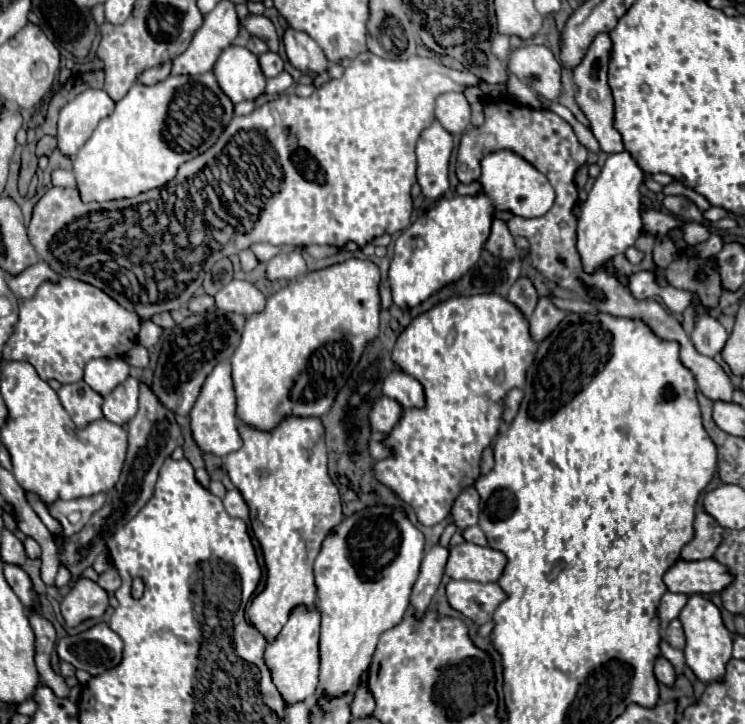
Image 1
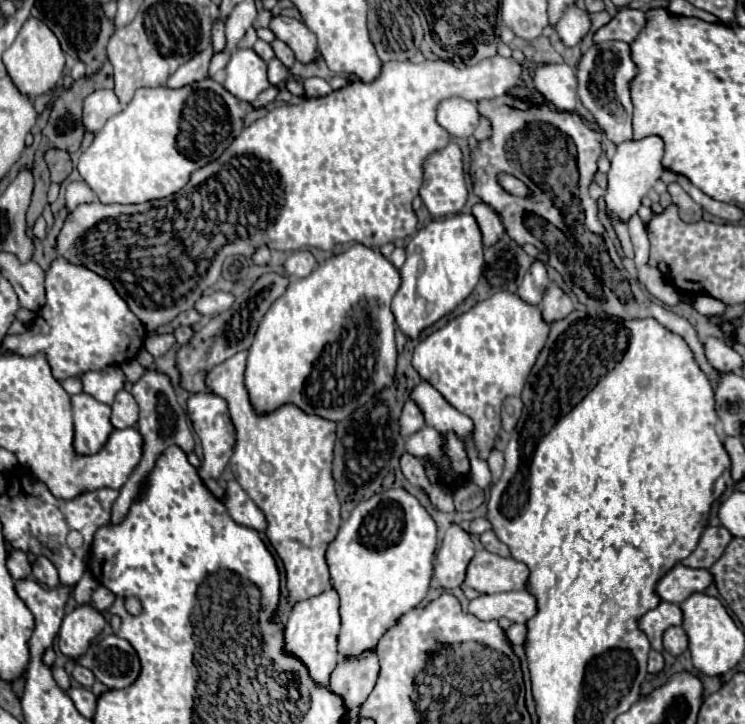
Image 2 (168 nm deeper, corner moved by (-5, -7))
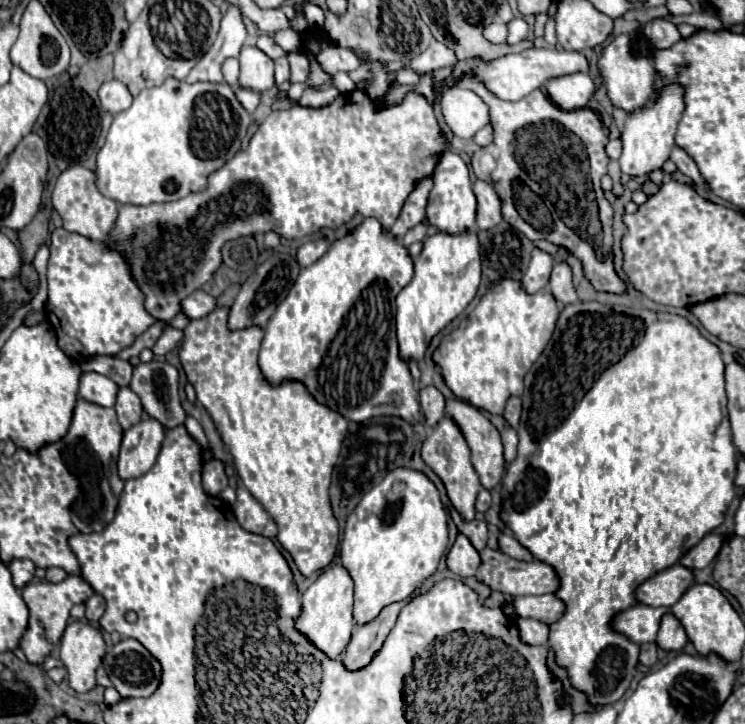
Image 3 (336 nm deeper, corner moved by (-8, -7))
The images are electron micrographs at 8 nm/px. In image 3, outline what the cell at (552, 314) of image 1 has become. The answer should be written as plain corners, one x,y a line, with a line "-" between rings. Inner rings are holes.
556,263
554,265
548,289
554,295
554,299
560,303
560,307
578,301
578,295
576,295
574,287
572,287
572,271
570,271
570,267
566,263

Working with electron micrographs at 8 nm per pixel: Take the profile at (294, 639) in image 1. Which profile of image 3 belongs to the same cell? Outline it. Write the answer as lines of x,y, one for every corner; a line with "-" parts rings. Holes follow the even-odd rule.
332,565
318,575
318,579
306,589
302,595
302,613
294,623
296,631
300,631
316,649
320,649
326,657
336,659
346,649
354,619
352,619
352,579
348,571
340,565

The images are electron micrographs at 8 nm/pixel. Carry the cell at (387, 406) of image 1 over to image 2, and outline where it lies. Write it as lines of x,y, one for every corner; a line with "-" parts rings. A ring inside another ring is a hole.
407,401
405,407
403,407
403,413
401,413
401,419
399,419
401,435
403,435
403,437
409,437
409,435
413,435
415,431
419,431
423,425
425,425
425,419
423,419
421,409
417,407
415,401

